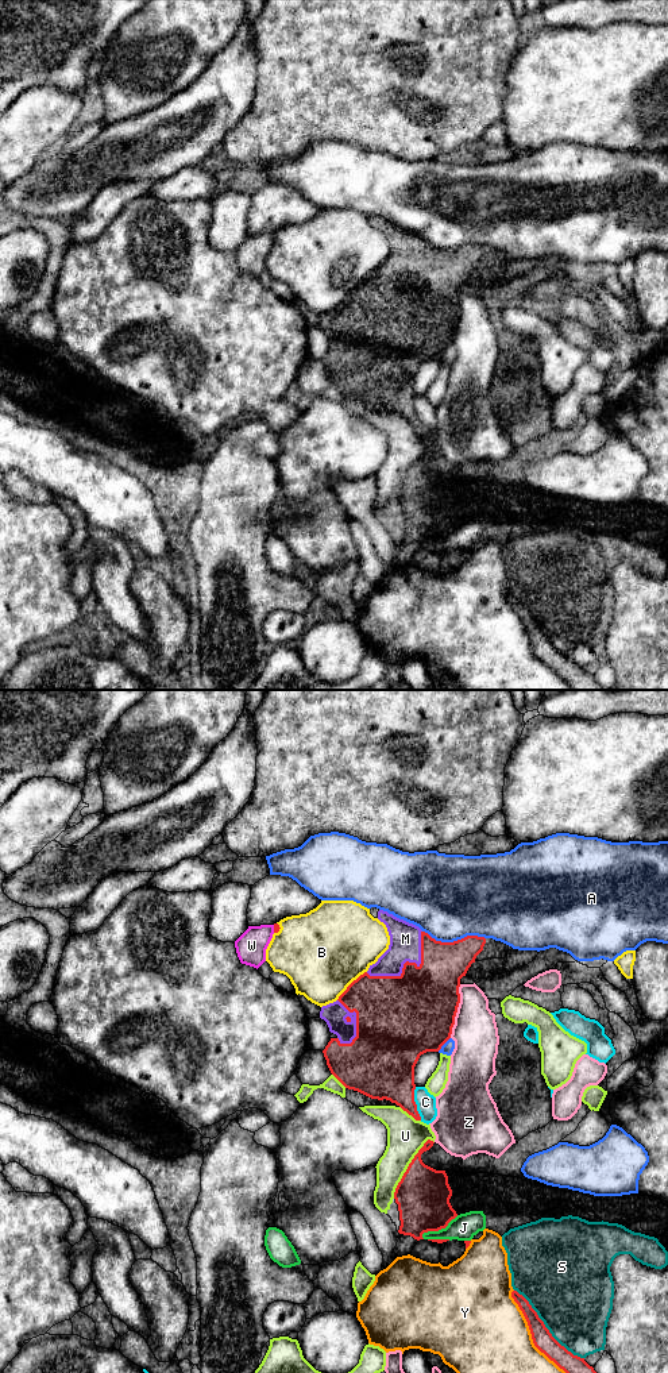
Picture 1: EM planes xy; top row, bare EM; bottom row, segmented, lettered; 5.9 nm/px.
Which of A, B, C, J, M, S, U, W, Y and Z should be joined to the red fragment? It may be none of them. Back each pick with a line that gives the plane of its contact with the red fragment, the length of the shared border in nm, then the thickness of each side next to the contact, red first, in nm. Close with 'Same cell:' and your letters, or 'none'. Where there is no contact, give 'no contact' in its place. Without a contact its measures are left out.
Same cell: none

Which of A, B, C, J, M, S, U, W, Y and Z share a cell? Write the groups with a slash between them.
A / B / C / J / M / S / U / W / Y / Z

